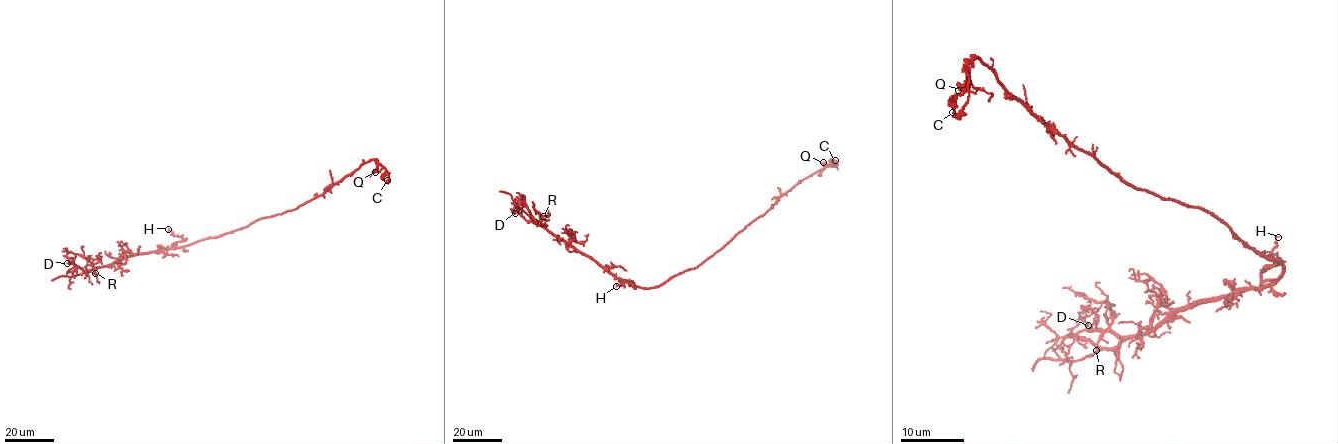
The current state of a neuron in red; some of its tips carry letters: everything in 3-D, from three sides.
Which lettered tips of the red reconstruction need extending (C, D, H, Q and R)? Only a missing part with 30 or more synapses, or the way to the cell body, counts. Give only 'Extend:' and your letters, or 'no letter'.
Extend: no letter

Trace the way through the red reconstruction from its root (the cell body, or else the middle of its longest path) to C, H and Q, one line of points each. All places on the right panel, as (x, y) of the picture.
C: (1246, 244), (1202, 208), (1129, 186), (1056, 134), (977, 58), (966, 71), (968, 102), (952, 112)
H: (1246, 244), (1283, 265), (1281, 274), (1267, 286), (1264, 286), (1260, 274), (1273, 263), (1268, 256), (1278, 237)
Q: (1246, 244), (1202, 208), (1129, 186), (1056, 134), (981, 59), (968, 66), (968, 80), (958, 90)

